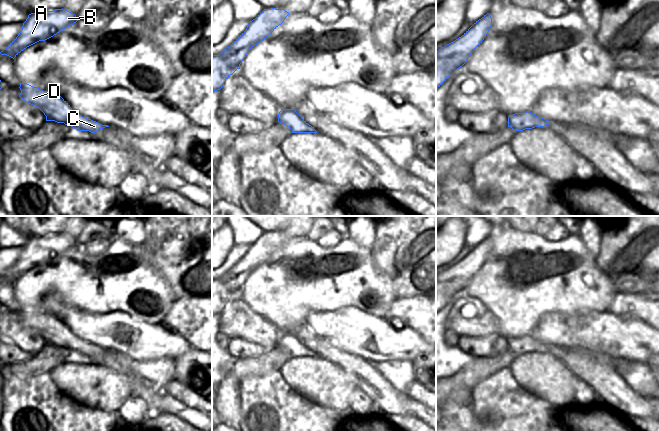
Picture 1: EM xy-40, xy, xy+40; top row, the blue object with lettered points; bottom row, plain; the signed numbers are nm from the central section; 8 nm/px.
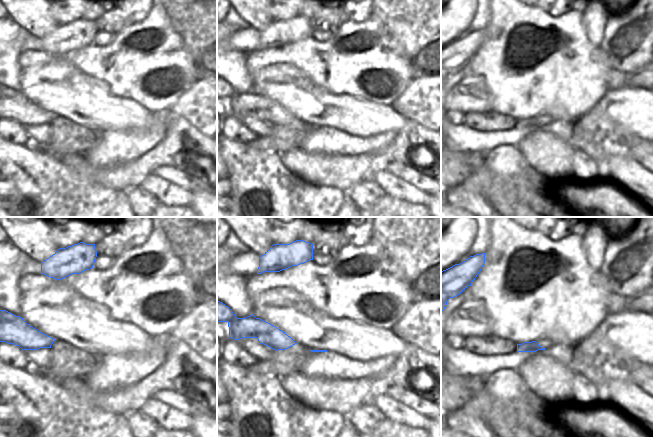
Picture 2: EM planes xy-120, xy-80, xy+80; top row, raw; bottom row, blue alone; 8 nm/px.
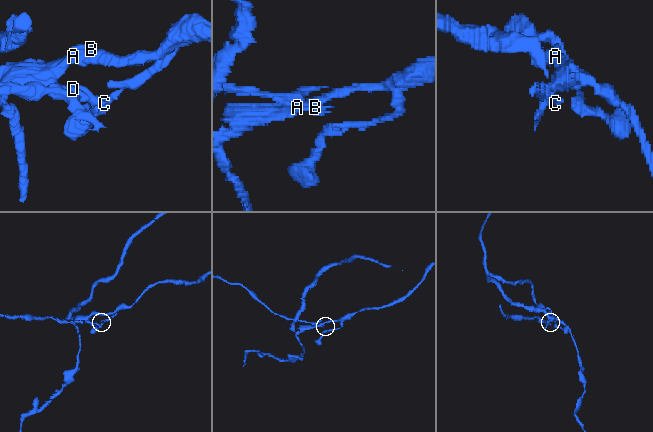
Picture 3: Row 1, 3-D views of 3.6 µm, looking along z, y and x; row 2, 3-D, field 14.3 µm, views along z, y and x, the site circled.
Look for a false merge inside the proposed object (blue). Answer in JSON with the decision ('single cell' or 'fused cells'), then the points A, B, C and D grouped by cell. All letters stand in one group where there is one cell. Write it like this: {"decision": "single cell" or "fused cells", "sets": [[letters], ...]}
{"decision": "fused cells", "sets": [["A", "B"], ["C", "D"]]}

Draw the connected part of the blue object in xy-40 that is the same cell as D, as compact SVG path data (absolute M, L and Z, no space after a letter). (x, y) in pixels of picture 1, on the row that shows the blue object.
M20 83L19 88L21 90L19 97L27 103L39 109L49 108L53 111L63 111L66 114L64 124L73 127L77 131L95 133L99 129L109 127L79 115L72 110L70 105L60 95L43 91L27 83Z

